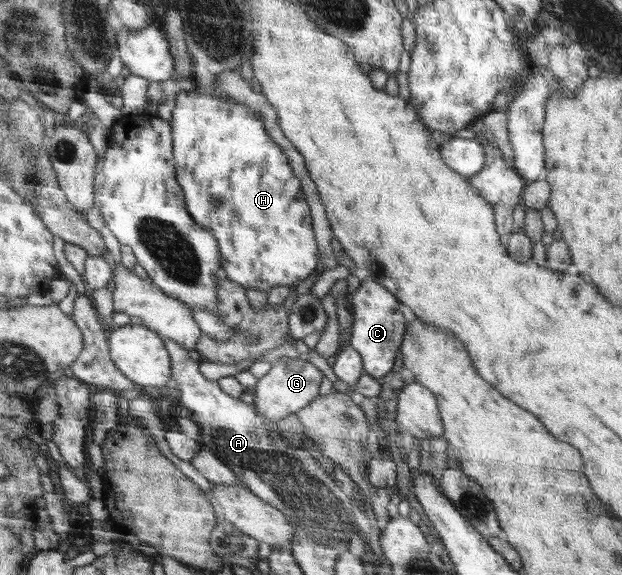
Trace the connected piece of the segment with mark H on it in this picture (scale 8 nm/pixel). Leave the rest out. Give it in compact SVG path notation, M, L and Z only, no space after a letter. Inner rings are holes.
M194 91L180 92L174 98L174 101L175 105L171 119L168 121L171 126L176 178L185 194L185 205L190 216L198 224L202 224L217 235L218 244L221 246L222 251L222 268L226 271L227 278L246 289L252 288L268 292L277 286L296 286L306 276L312 276L310 272L316 272L314 268L316 268L316 262L318 262L318 256L316 256L318 252L316 252L315 232L312 230L311 210L306 202L300 179L294 176L290 167L289 158L281 150L277 142L274 142L272 136L266 132L259 112L250 110L247 106L227 98L221 98L218 95L206 96L206 94L197 94Z

